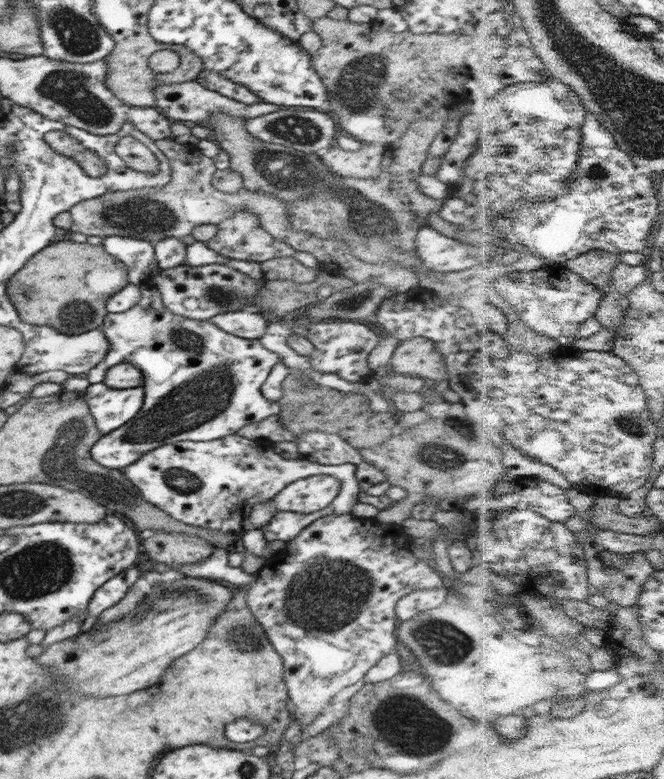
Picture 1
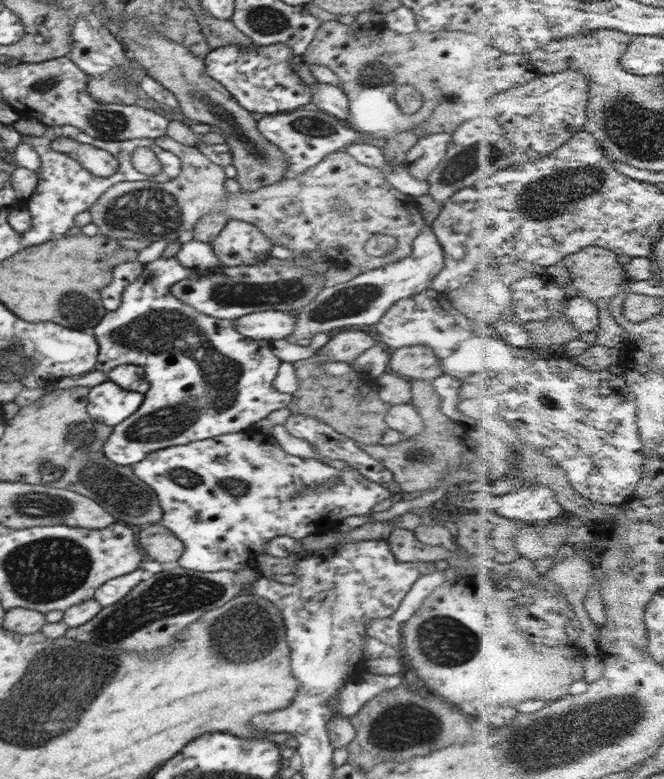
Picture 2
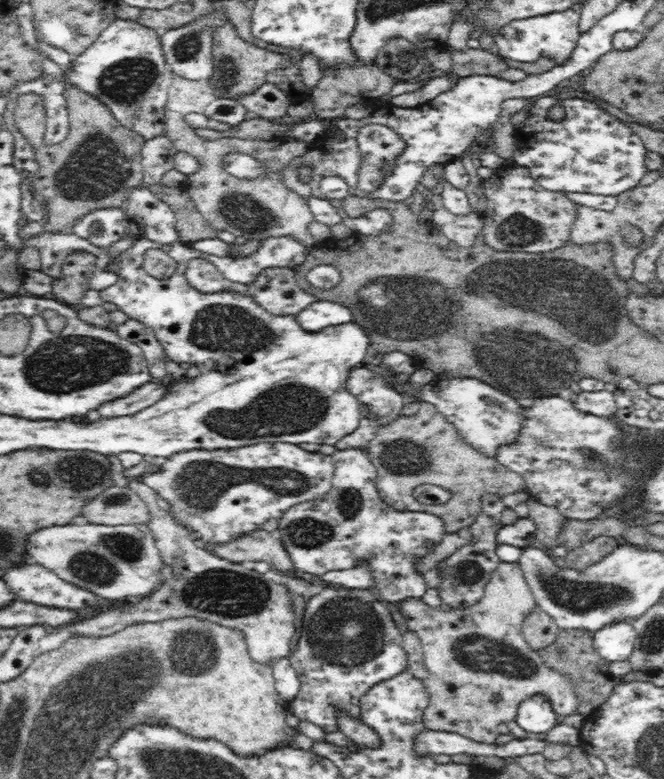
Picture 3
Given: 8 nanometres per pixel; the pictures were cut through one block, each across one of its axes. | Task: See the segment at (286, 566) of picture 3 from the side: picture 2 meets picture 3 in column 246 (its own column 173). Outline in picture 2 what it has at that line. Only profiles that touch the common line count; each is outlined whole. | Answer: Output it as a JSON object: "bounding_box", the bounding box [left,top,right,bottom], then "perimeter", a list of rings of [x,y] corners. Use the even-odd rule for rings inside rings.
{"bounding_box":[138,522,185,565],"perimeter":[[[159,522],[142,527],[138,536],[140,546],[146,550],[150,559],[164,565],[176,564],[185,549],[183,542]]]}

